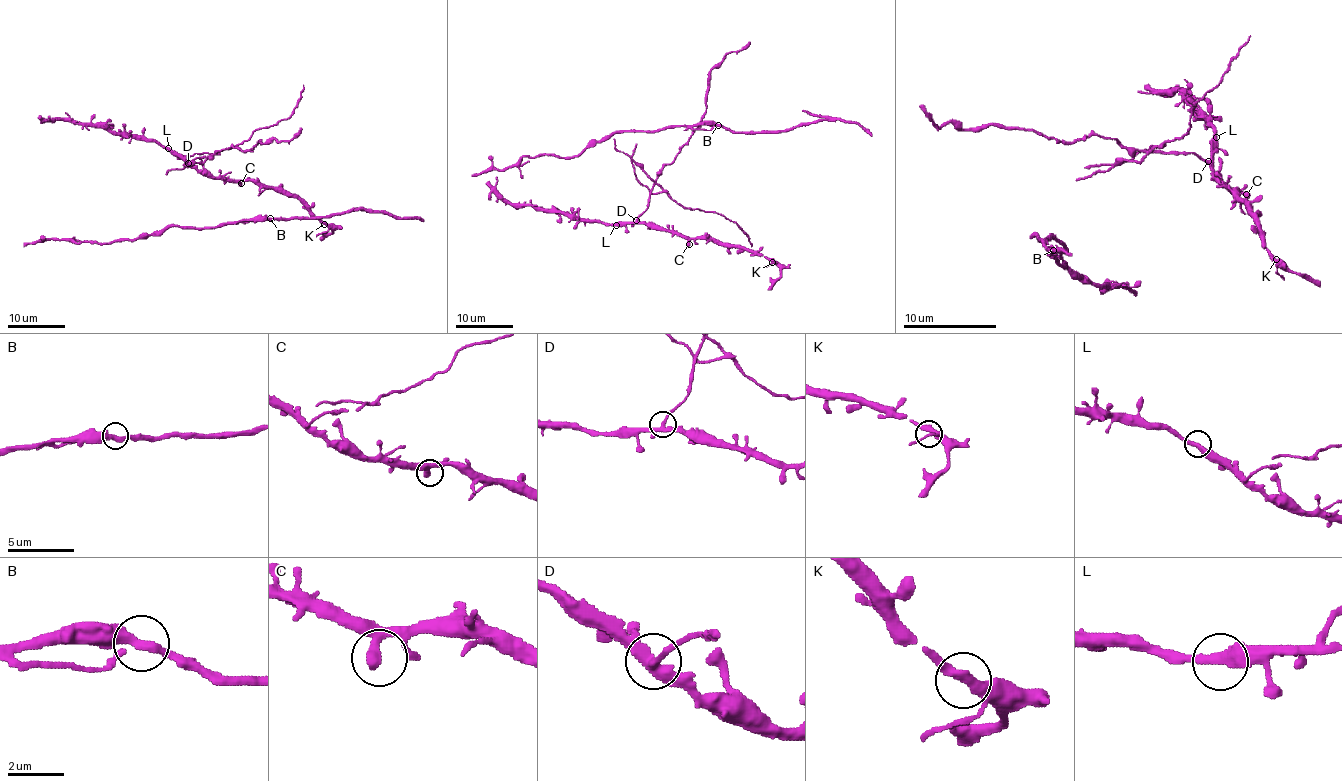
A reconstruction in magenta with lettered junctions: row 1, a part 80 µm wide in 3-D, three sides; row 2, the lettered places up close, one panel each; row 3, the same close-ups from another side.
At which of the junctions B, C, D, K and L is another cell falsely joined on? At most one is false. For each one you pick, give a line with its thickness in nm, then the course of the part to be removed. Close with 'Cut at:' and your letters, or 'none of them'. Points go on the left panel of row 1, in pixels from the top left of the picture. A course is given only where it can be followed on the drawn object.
D: 320 nm | (188, 163), (231, 146), (248, 150), (260, 140), (263, 143), (275, 139), (278, 142), (290, 140), (301, 128)
Cut at: D

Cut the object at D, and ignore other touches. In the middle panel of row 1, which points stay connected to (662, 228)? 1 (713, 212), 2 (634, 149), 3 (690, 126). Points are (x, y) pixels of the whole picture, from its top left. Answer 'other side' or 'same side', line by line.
1: other side
2: other side
3: same side

